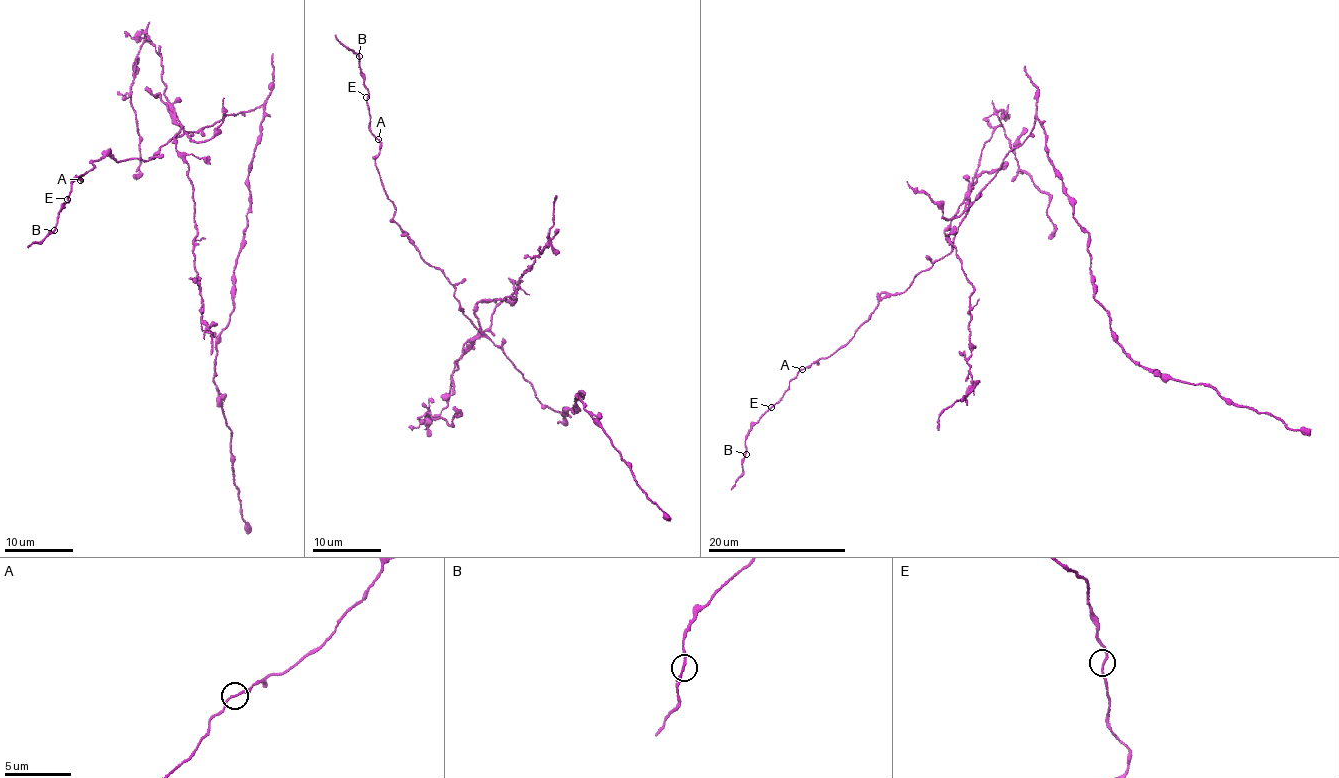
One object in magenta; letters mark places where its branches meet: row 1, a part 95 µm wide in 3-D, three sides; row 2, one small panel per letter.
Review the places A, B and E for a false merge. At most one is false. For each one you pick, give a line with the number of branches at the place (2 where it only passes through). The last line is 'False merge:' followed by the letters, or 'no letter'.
A: branches 2
False merge: A

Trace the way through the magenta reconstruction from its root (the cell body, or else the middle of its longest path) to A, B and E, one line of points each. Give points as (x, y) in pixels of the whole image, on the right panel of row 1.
A: (1031, 130), (1008, 152), (981, 190), (946, 255), (919, 272), (902, 292), (885, 296), (844, 344), (802, 369)
B: (1031, 130), (968, 208), (952, 249), (902, 292), (885, 296), (844, 344), (801, 369), (750, 430), (746, 454)
E: (1031, 130), (968, 208), (952, 249), (902, 292), (885, 296), (844, 344), (801, 369), (771, 407)

